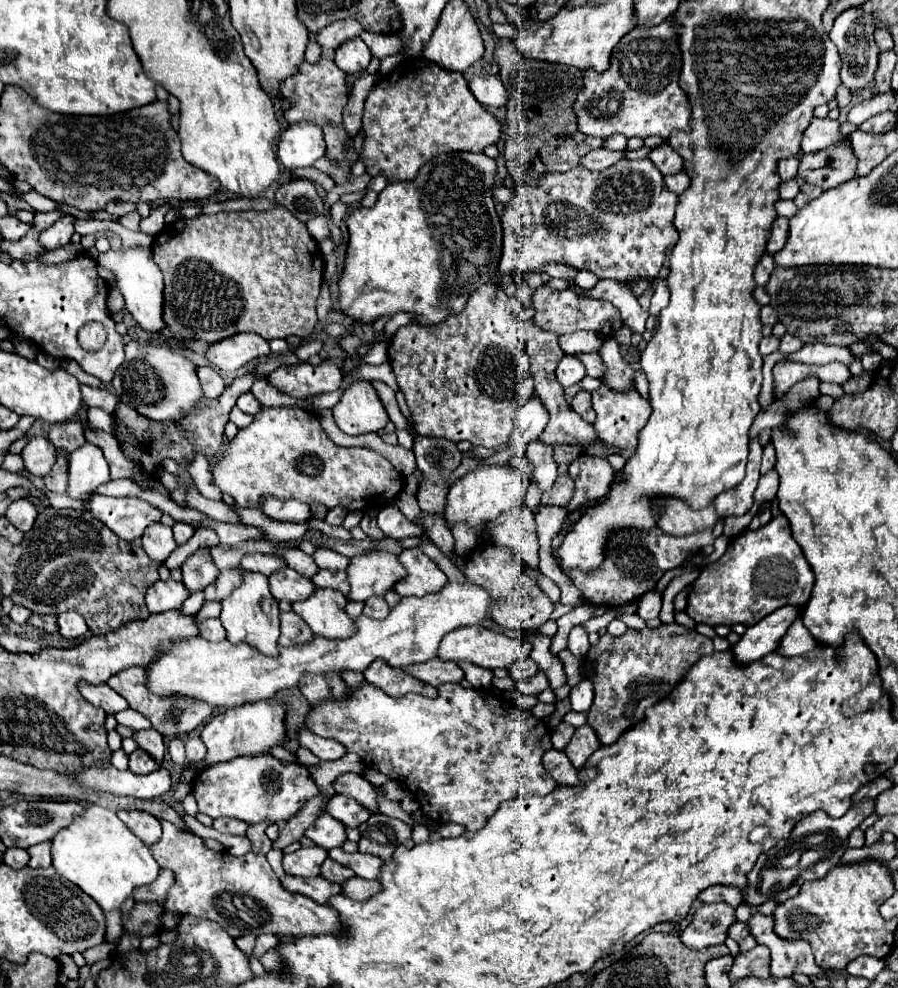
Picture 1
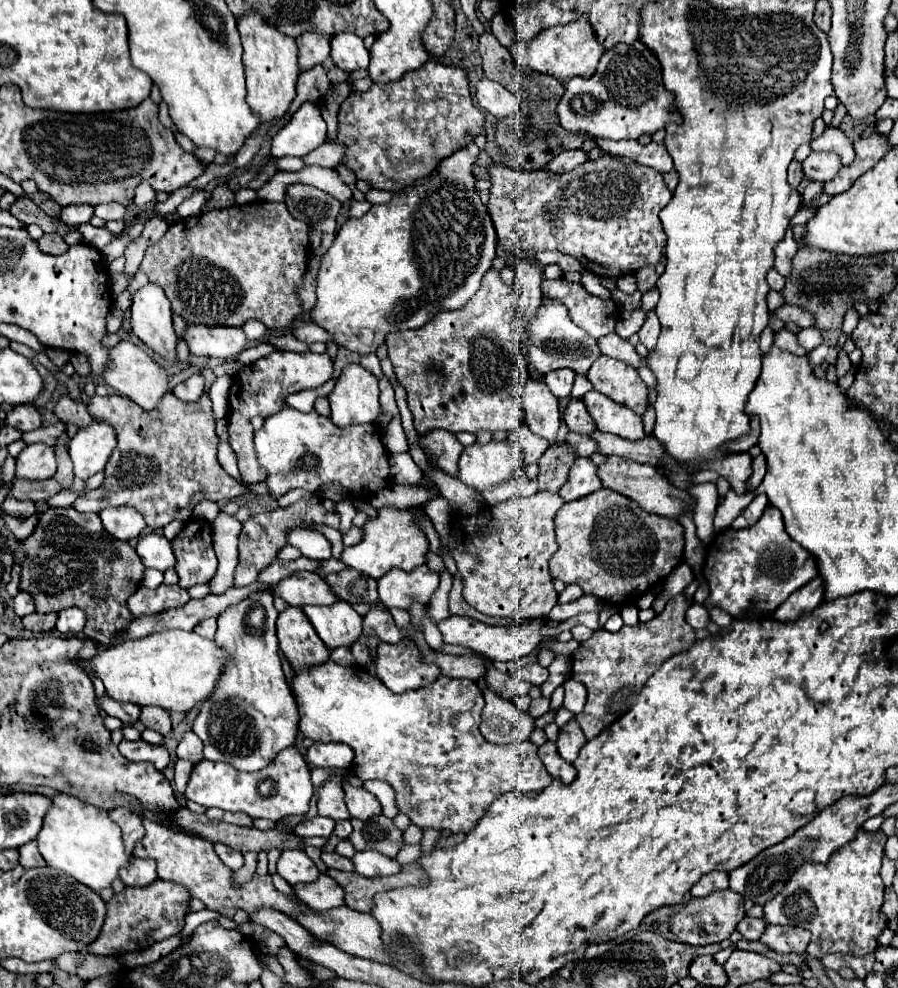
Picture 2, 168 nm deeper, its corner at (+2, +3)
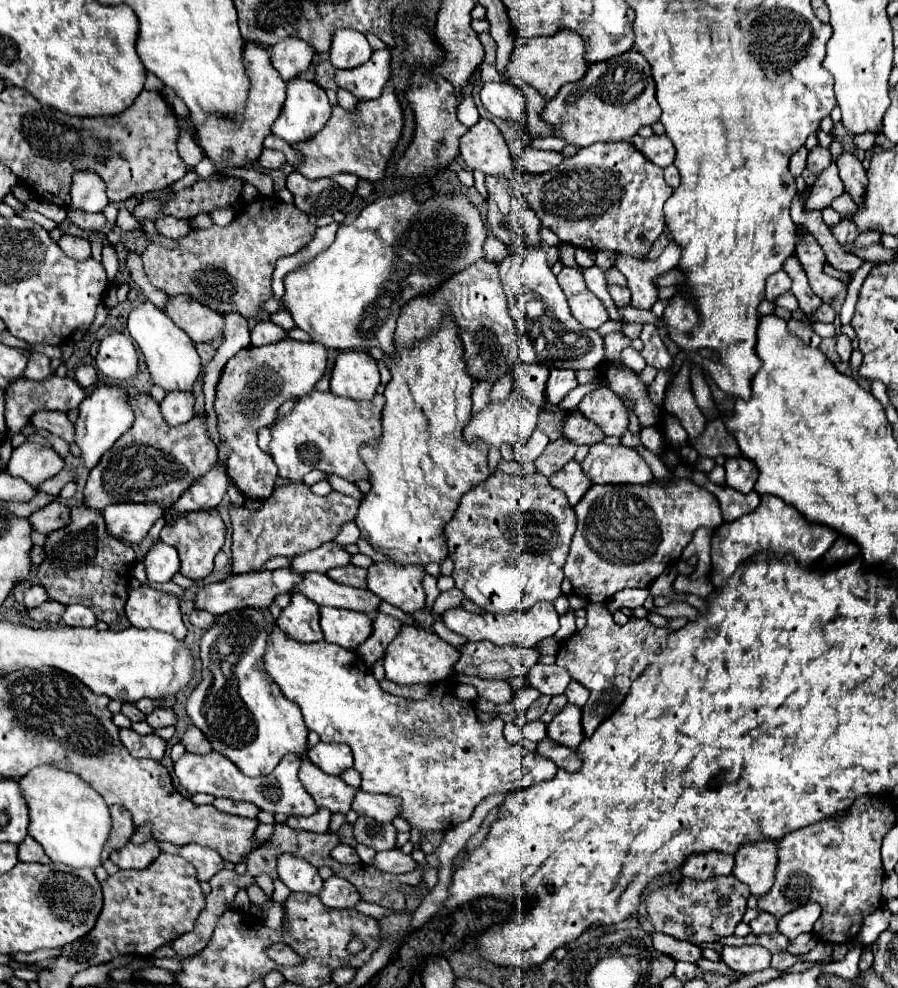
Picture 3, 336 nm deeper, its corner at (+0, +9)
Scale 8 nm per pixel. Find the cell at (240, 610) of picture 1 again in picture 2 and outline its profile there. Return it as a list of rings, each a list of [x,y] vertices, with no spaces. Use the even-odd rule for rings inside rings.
[[[259,590],[249,594],[239,604],[229,606],[223,614],[219,614],[219,628],[215,634],[215,642],[229,650],[233,662],[225,668],[223,678],[219,680],[215,692],[211,698],[207,698],[201,704],[201,712],[197,720],[193,722],[193,732],[203,740],[205,744],[205,758],[211,762],[229,762],[237,770],[255,772],[265,768],[283,748],[293,746],[297,736],[297,702],[295,696],[285,682],[285,674],[281,668],[279,658],[279,646],[275,636],[275,622],[279,612],[273,606],[273,596],[269,590]]]

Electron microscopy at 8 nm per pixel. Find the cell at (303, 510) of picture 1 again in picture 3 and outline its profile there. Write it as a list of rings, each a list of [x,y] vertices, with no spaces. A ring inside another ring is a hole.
[[[131,396],[129,404],[135,412],[131,430],[101,456],[107,460],[99,460],[87,480],[85,504],[97,512],[119,502],[151,502],[169,508],[179,500],[181,492],[185,492],[193,480],[201,478],[217,460],[217,448],[207,434],[205,418],[195,416],[181,428],[171,428],[151,396]]]

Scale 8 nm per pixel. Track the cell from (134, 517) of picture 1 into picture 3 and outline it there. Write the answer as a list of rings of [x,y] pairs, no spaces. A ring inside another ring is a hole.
[[[113,504],[105,508],[107,530],[127,544],[141,542],[151,526],[165,514],[157,504]]]

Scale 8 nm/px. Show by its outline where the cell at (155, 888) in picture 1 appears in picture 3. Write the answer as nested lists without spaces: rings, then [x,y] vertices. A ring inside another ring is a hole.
[[[149,840],[145,844],[125,844],[125,848],[121,848],[121,852],[113,852],[111,860],[123,868],[123,870],[143,870],[147,868],[157,856],[159,856],[159,846]]]

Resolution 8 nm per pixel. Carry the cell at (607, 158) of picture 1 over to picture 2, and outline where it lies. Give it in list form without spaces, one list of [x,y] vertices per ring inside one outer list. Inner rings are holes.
[[[567,150],[567,152],[561,152],[555,160],[551,160],[549,166],[545,166],[545,168],[553,170],[553,172],[567,172],[571,168],[581,166],[587,160],[589,160],[589,156],[585,150]]]

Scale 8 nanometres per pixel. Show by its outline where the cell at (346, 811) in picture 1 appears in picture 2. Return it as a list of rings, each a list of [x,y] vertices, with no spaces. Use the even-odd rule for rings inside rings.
[[[331,778],[329,782],[325,782],[319,790],[319,802],[317,802],[319,814],[327,816],[327,818],[335,818],[339,820],[347,820],[343,816],[349,816],[349,810],[345,806],[343,800],[343,788],[341,788],[341,778]],[[341,816],[341,818],[339,818]]]

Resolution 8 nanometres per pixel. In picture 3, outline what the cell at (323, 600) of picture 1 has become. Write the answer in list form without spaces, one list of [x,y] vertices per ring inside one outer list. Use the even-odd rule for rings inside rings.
[[[321,608],[321,632],[331,644],[339,644],[347,650],[355,650],[373,630],[373,620],[367,614],[341,610],[341,608]]]

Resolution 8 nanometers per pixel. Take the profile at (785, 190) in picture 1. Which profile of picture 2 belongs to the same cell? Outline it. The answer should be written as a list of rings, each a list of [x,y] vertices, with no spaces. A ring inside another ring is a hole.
[[[793,160],[793,162],[791,162],[791,166],[789,166],[789,186],[791,186],[791,188],[797,188],[797,186],[799,186],[799,182],[801,182],[801,178],[803,178],[801,164]]]

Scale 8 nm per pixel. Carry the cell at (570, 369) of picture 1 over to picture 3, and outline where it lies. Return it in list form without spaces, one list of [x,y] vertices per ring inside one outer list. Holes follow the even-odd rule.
[[[551,368],[547,386],[545,386],[545,400],[549,400],[549,406],[559,406],[561,400],[567,396],[569,390],[577,386],[577,378],[573,370],[561,370],[561,368]]]

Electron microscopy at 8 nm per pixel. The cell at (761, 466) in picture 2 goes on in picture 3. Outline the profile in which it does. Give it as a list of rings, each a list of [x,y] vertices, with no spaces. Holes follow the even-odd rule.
[[[743,456],[729,458],[725,462],[725,482],[727,482],[727,486],[737,488],[739,492],[753,490],[757,476],[759,474],[757,474],[757,468],[753,466],[753,462],[749,462]]]

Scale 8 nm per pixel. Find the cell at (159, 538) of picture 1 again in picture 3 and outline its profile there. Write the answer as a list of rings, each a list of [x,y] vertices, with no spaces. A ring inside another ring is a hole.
[[[157,542],[145,556],[145,568],[151,582],[169,582],[179,572],[179,556],[173,546]]]

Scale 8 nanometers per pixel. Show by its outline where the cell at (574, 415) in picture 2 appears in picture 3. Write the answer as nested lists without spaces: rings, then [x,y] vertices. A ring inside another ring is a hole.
[[[575,410],[563,426],[565,440],[573,440],[577,446],[593,446],[597,442],[605,440],[605,434],[597,428],[597,424],[589,422],[579,410]]]

